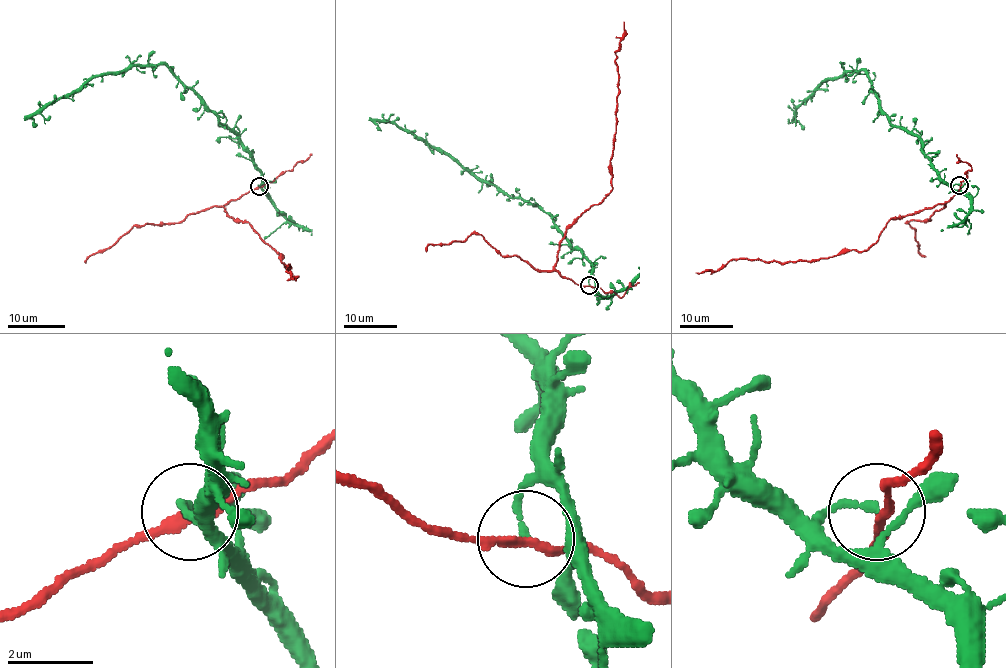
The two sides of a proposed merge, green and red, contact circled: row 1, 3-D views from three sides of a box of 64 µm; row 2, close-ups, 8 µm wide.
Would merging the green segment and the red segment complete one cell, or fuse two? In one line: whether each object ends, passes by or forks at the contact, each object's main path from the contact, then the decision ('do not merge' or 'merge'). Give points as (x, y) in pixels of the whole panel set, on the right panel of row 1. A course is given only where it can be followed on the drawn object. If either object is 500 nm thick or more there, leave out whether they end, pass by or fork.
green ends; red passes by; course green (960, 185), (948, 185), (921, 142), (894, 126), (864, 71), (823, 82), (795, 110), (803, 130); course red (960, 185), (950, 198), (892, 218), (862, 251), (786, 262), (730, 259), (717, 270), (695, 273); merge

